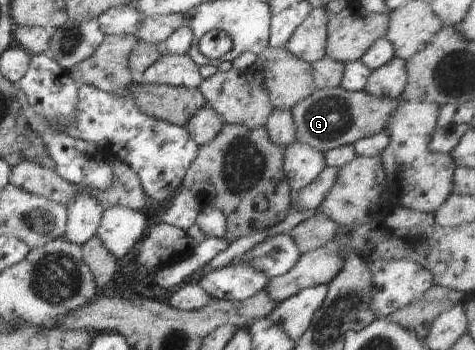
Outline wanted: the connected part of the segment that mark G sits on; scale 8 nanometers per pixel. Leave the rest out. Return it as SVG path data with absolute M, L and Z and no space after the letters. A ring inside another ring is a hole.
M341 86L317 89L293 108L296 140L322 153L340 146L353 146L359 139L383 131L389 115L401 100L389 97L380 99L365 91L346 91Z

